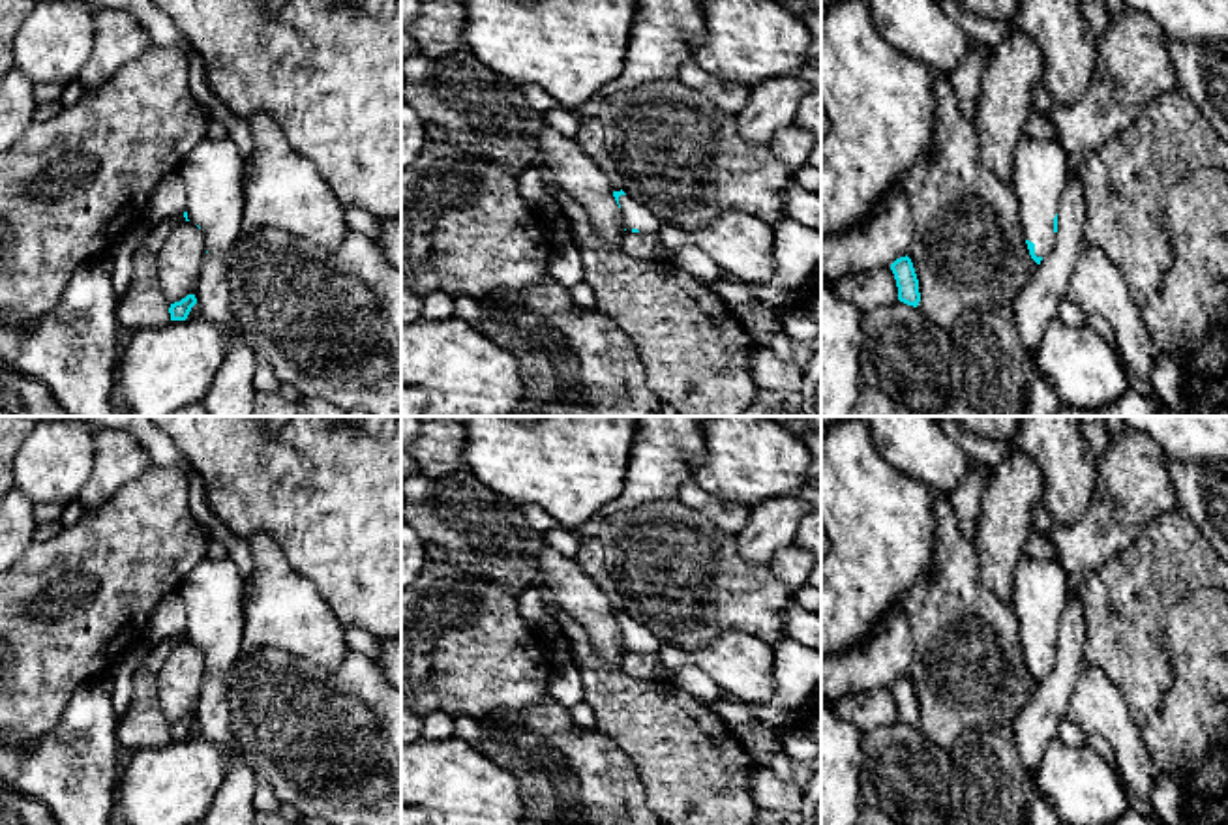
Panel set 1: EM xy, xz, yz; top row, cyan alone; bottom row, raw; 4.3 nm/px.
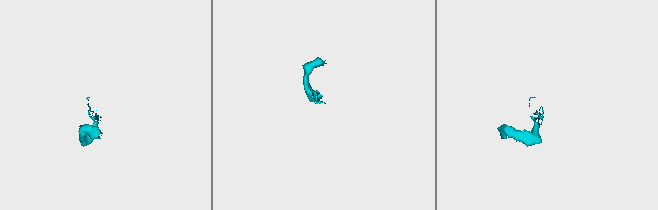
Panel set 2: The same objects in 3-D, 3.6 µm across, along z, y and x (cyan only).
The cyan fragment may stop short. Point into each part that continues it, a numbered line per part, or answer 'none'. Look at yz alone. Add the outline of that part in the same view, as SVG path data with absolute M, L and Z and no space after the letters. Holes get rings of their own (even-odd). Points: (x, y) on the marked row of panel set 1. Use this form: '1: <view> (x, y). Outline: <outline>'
1: yz (1039, 179). Outline: M1022 137L1014 154L1011 189L1018 199L1026 240L1046 257L1056 242L1054 218L1067 182L1067 152L1057 139Z

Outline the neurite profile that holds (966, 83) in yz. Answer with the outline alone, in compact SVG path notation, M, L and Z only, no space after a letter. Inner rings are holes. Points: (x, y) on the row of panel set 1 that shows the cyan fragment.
M975 43L969 58L949 73L951 86L956 94L962 114L973 122L981 96L981 73L990 60L994 47Z

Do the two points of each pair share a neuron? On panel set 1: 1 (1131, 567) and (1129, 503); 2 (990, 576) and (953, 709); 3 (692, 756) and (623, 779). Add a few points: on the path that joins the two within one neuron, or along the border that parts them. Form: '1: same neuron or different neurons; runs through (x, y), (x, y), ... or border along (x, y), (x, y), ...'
1: different neurons; border along (1163, 512), (1129, 544), (1095, 569)
2: different neurons; border along (975, 546), (977, 580), (1009, 606)
3: different neurons; border along (612, 737), (636, 767), (649, 805)

